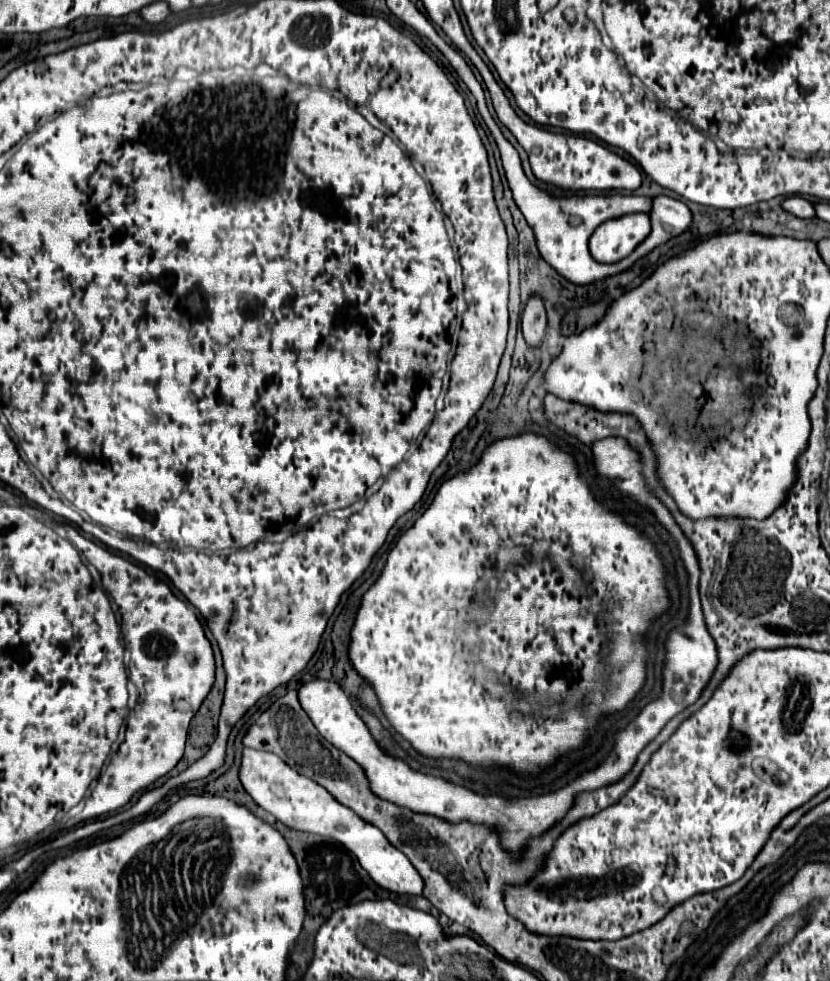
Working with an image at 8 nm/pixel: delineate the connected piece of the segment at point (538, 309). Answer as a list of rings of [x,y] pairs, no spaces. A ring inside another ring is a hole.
[[[530,298],[522,310],[522,332],[530,348],[538,348],[542,344],[546,332],[546,310],[542,310],[542,302],[538,302],[538,298]]]

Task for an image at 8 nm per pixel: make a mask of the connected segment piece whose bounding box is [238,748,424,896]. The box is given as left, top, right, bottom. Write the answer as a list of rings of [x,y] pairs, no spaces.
[[[244,748],[238,776],[246,792],[254,798],[254,802],[266,812],[270,812],[278,822],[286,824],[288,828],[300,830],[300,832],[320,834],[320,836],[338,840],[358,858],[360,866],[370,874],[370,878],[380,888],[390,890],[394,894],[422,896],[422,890],[424,890],[422,876],[416,872],[410,860],[386,840],[380,828],[376,828],[370,822],[364,822],[358,814],[350,812],[350,808],[342,806],[340,802],[334,802],[334,798],[330,798],[330,794],[326,794],[322,786],[298,774],[294,768],[282,762],[276,754]]]

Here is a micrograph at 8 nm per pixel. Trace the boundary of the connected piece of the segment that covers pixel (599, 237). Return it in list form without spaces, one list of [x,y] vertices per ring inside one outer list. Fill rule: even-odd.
[[[628,214],[614,222],[604,222],[590,238],[590,254],[596,262],[614,264],[632,254],[650,234],[650,218],[646,214]]]

